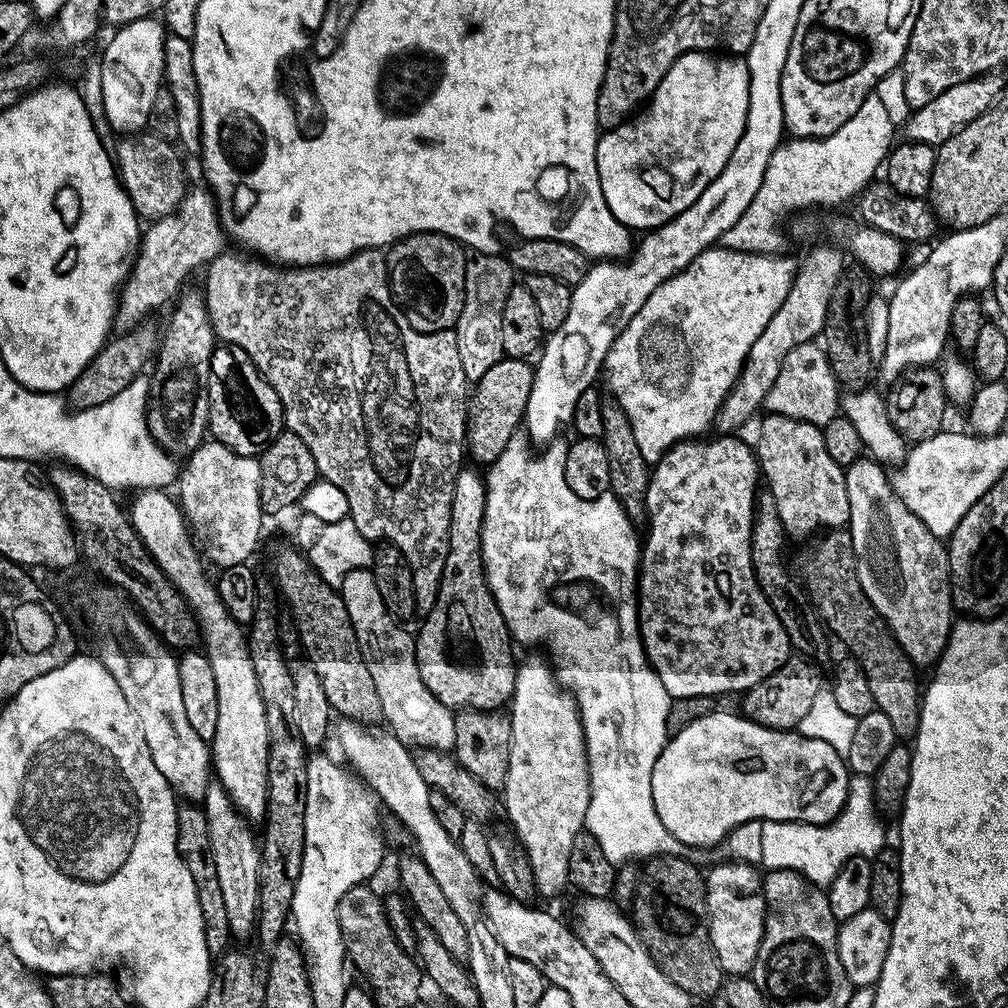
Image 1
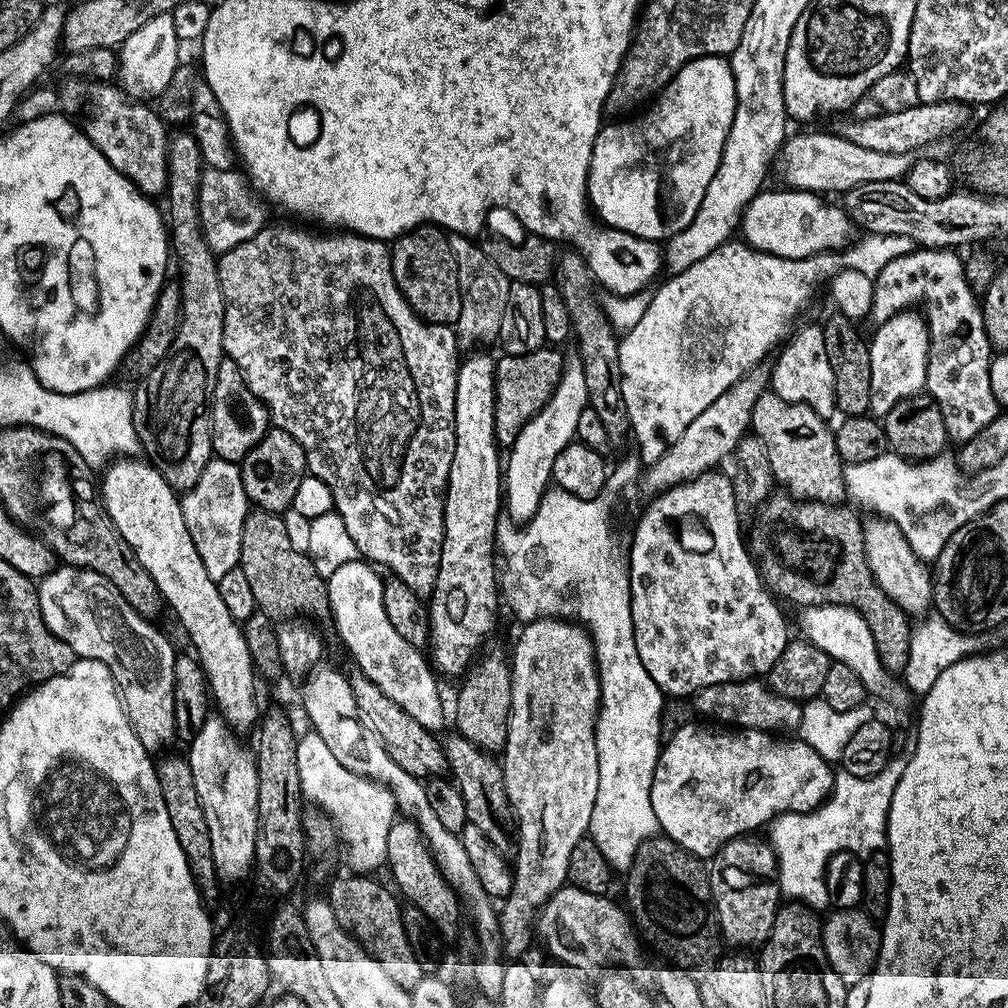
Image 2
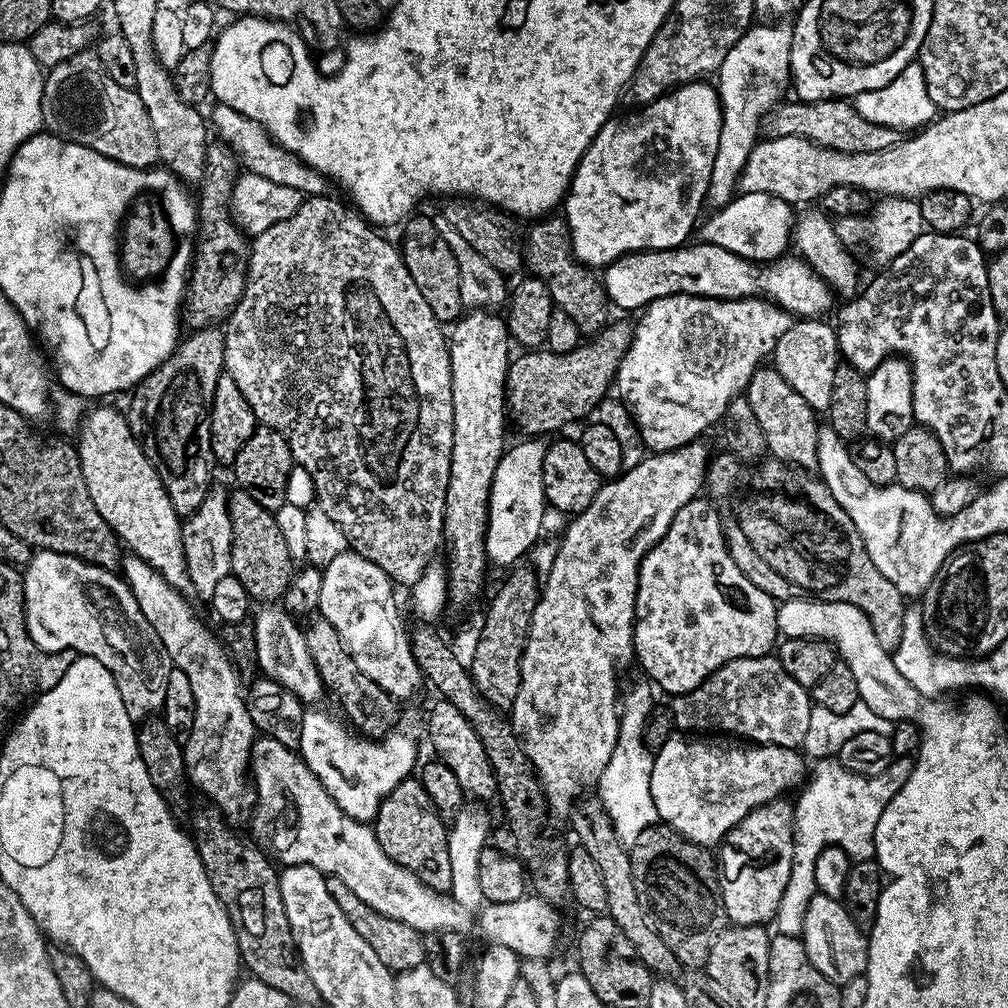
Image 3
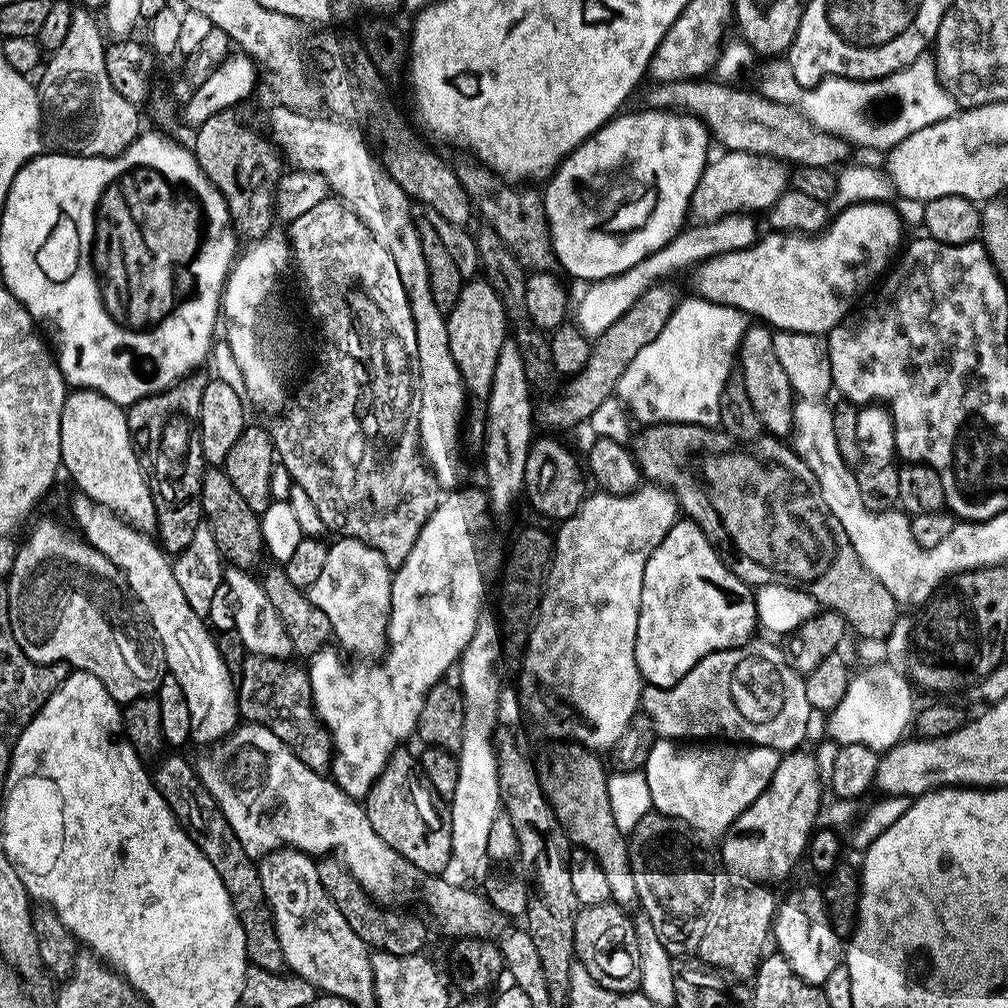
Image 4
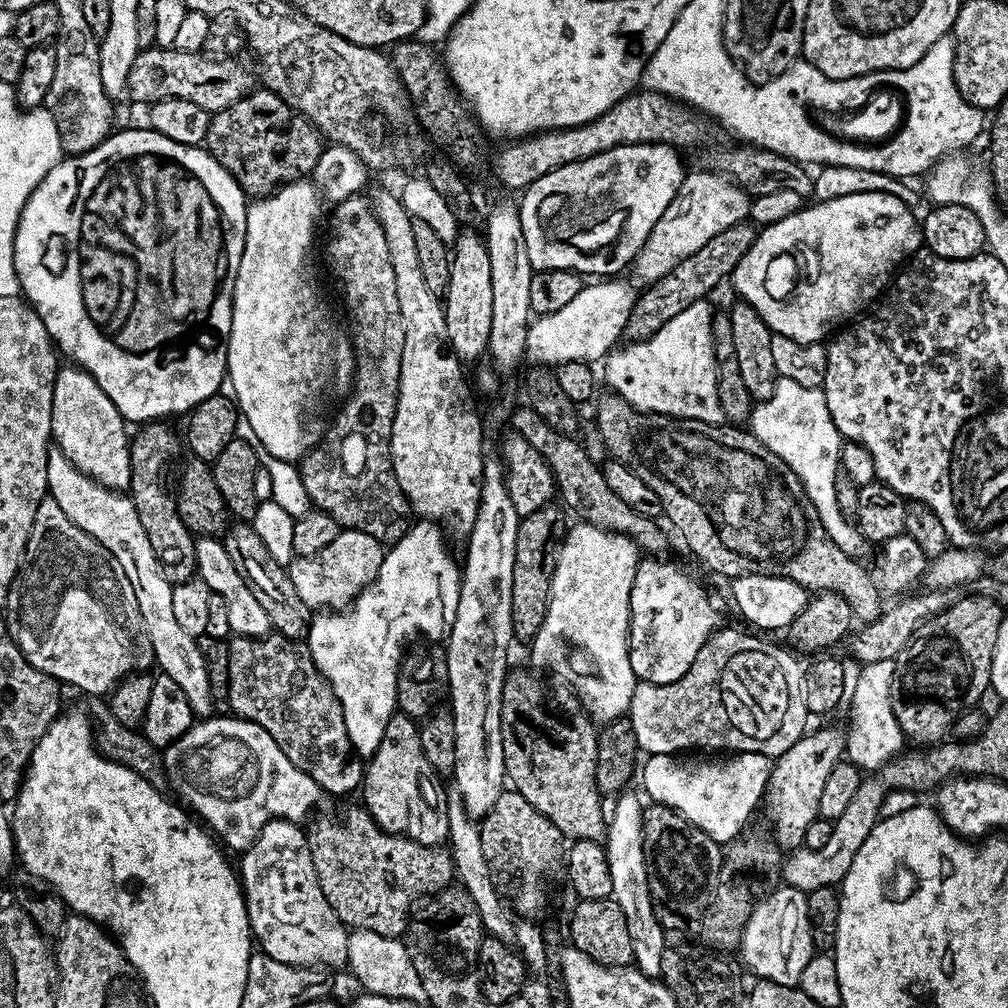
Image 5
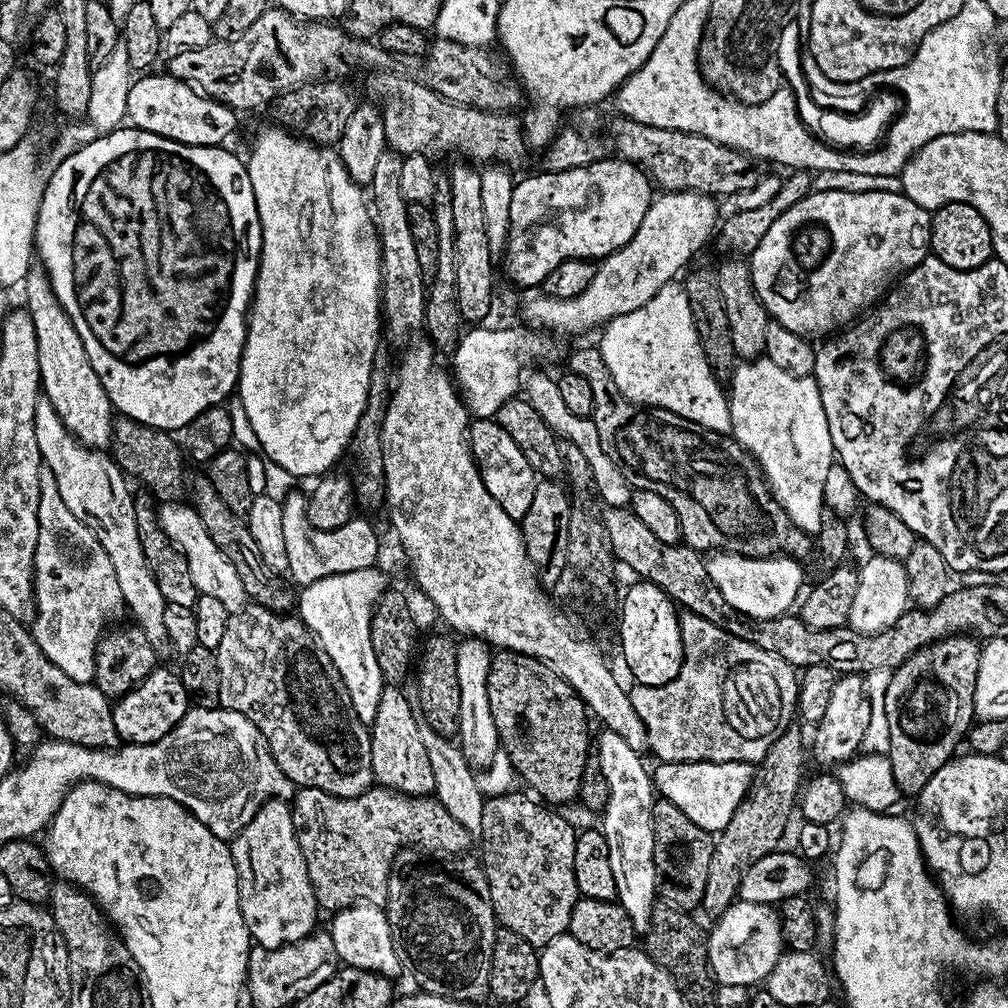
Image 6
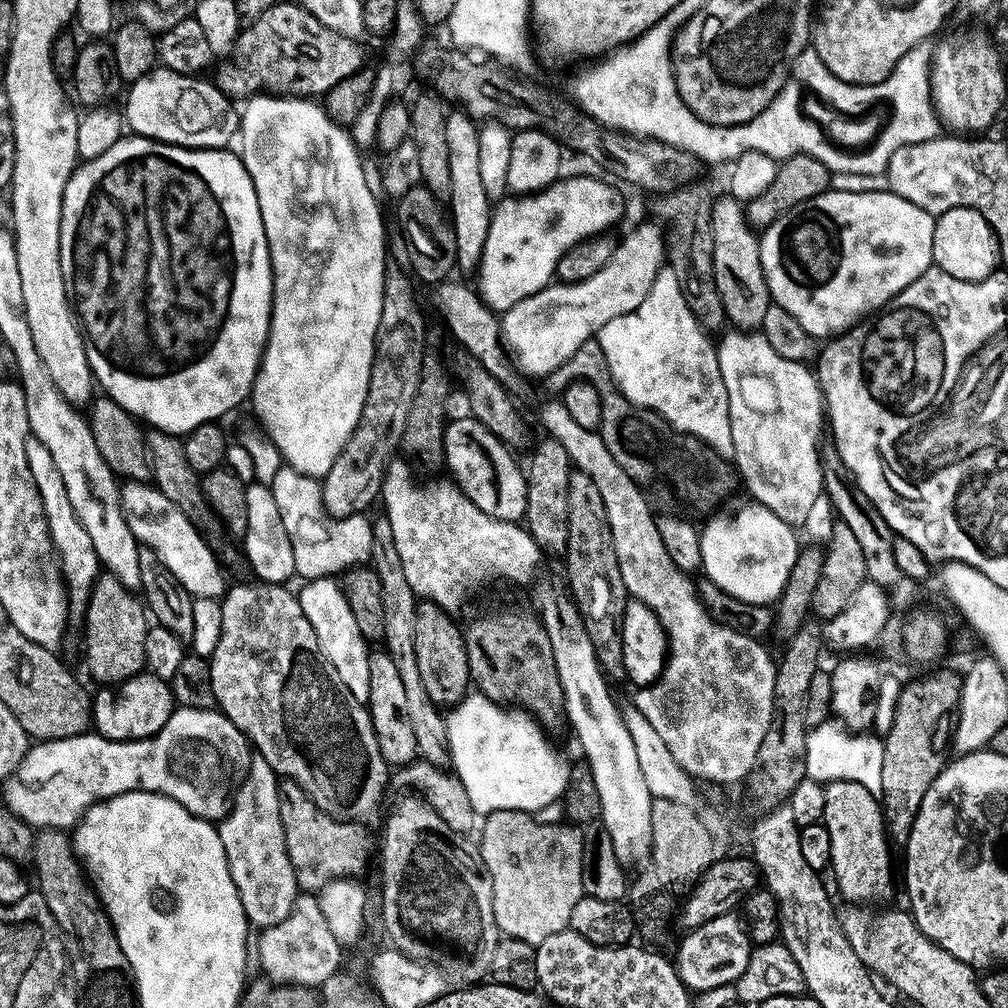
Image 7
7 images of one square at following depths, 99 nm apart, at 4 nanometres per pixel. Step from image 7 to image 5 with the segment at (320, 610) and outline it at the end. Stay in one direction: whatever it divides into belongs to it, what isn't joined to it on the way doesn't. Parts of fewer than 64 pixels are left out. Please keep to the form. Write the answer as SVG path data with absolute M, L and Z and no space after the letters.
M416 523L385 551L380 573L349 607L313 615L308 626L308 649L342 706L346 734L350 734L353 753L360 758L374 755L382 734L386 734L386 722L397 715L396 691L400 661L406 651L404 640L420 637L443 641L458 614L461 565L457 557L448 556L439 523Z

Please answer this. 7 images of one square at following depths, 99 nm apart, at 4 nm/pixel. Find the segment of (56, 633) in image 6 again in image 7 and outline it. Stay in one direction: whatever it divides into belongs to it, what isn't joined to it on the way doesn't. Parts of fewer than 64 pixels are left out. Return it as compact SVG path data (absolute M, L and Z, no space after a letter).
M29 435L24 445L28 469L42 498L52 549L56 552L60 561L60 570L64 574L68 603L73 609L83 609L88 603L88 595L92 593L92 583L102 571L100 559L94 550L94 542L90 542L90 534L86 534L86 526L78 522L74 514L74 506L70 506L70 494L66 494L66 482L62 482L62 474L58 474L58 466L54 466L54 458L50 458L50 450L46 450L46 446L42 446L42 442L38 442L38 438L34 435Z

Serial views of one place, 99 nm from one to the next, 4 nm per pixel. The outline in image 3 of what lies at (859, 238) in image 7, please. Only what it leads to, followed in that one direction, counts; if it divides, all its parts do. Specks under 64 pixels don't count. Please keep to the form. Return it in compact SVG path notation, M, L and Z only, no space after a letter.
M703 242L679 248L658 248L619 256L603 269L604 292L613 305L635 313L653 300L670 295L702 296L706 299L734 300L763 298L796 318L820 318L834 301L834 292L824 277L802 258L785 254L771 263L753 263L745 257Z

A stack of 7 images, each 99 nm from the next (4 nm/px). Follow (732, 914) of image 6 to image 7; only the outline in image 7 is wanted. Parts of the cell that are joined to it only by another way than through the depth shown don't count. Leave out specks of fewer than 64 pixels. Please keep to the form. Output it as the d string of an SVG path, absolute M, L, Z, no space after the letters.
M735 915L714 918L689 931L674 955L674 967L684 987L693 993L714 990L718 986L735 985L736 980L751 962L754 944L749 939L747 927L735 920Z

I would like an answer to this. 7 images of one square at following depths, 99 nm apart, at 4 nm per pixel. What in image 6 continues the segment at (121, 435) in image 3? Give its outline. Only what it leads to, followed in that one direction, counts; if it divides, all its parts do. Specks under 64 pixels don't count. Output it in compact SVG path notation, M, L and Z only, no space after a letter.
M33 266L30 269L22 285L23 292L28 299L26 311L34 322L38 342L38 370L43 399L54 406L58 418L78 443L97 450L107 449L112 442L112 403L98 374L94 374L94 366L90 366L90 358L86 358L86 346L82 346L78 330L62 310L43 267Z

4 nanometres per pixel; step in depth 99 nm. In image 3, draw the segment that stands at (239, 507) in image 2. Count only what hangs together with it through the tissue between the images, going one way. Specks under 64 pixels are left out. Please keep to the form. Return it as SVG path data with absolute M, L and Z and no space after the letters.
M219 486L209 488L206 498L202 498L202 506L194 510L182 524L182 546L186 554L186 570L191 587L196 587L198 595L204 602L211 601L218 581L226 578L232 571L230 562L230 546L232 545L232 531L228 528L229 493L223 492Z

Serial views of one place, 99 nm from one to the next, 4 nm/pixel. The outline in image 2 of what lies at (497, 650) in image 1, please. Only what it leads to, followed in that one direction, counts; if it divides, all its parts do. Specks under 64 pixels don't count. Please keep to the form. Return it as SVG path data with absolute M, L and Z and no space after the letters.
M476 350L459 361L456 369L456 393L454 394L454 462L450 462L450 478L448 489L444 495L444 541L442 542L442 558L438 566L438 582L434 586L430 597L429 616L429 638L427 647L432 648L430 652L430 664L437 673L445 672L448 676L463 677L467 667L473 660L477 659L478 653L485 647L484 639L492 632L496 624L496 600L498 604L498 523L496 515L502 512L502 452L496 443L496 423L494 422L494 410L496 409L496 360L488 357L484 350Z

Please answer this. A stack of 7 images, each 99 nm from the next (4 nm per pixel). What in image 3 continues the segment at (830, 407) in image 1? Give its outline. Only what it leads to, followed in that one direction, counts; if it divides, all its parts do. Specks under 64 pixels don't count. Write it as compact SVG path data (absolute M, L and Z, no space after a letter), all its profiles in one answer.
M824 318L797 319L782 338L778 338L774 351L774 366L811 408L817 413L827 413L830 406L830 393L834 391L834 370L838 363L838 349L836 347L836 330Z

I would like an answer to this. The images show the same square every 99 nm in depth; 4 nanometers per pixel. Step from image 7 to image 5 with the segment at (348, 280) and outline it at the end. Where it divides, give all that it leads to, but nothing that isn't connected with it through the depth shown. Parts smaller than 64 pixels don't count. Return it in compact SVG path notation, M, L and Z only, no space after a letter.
M297 178L249 203L246 242L232 291L226 373L227 383L232 383L231 395L239 415L250 426L255 443L274 458L293 462L303 460L316 447L318 437L326 428L326 424L320 421L324 407L347 397L352 374L356 371L356 355L352 352L349 329L344 329L339 318L326 305L320 304L308 281L308 251L316 236L320 202L322 196L316 184L308 178Z

